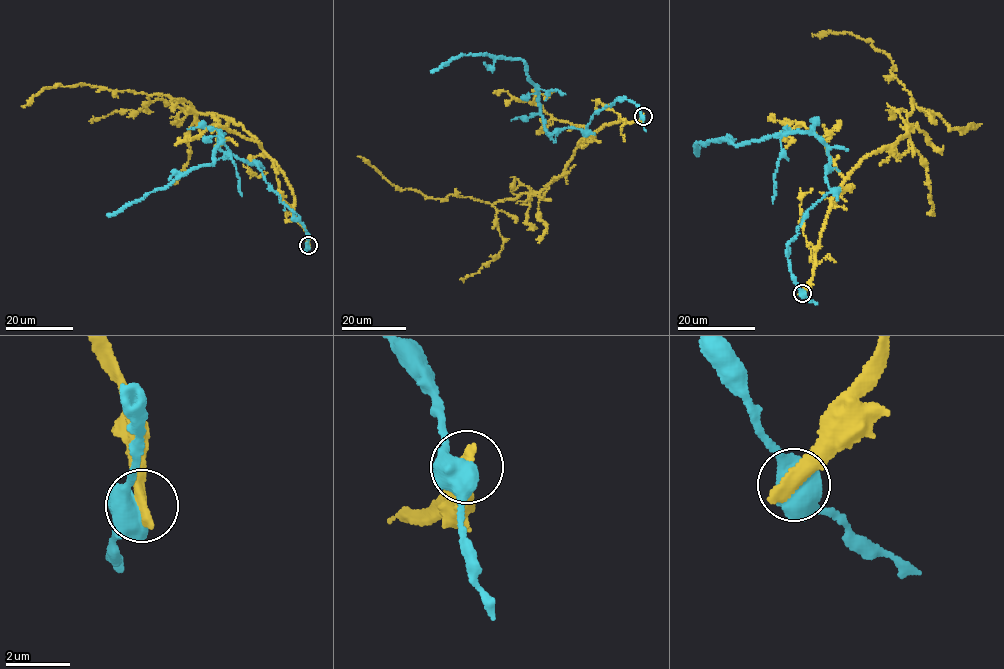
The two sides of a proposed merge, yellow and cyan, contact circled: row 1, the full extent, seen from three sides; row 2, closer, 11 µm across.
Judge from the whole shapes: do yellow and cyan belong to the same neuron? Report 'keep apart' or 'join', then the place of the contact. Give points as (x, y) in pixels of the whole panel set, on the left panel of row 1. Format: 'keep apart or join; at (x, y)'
keep apart; at (308, 245)

